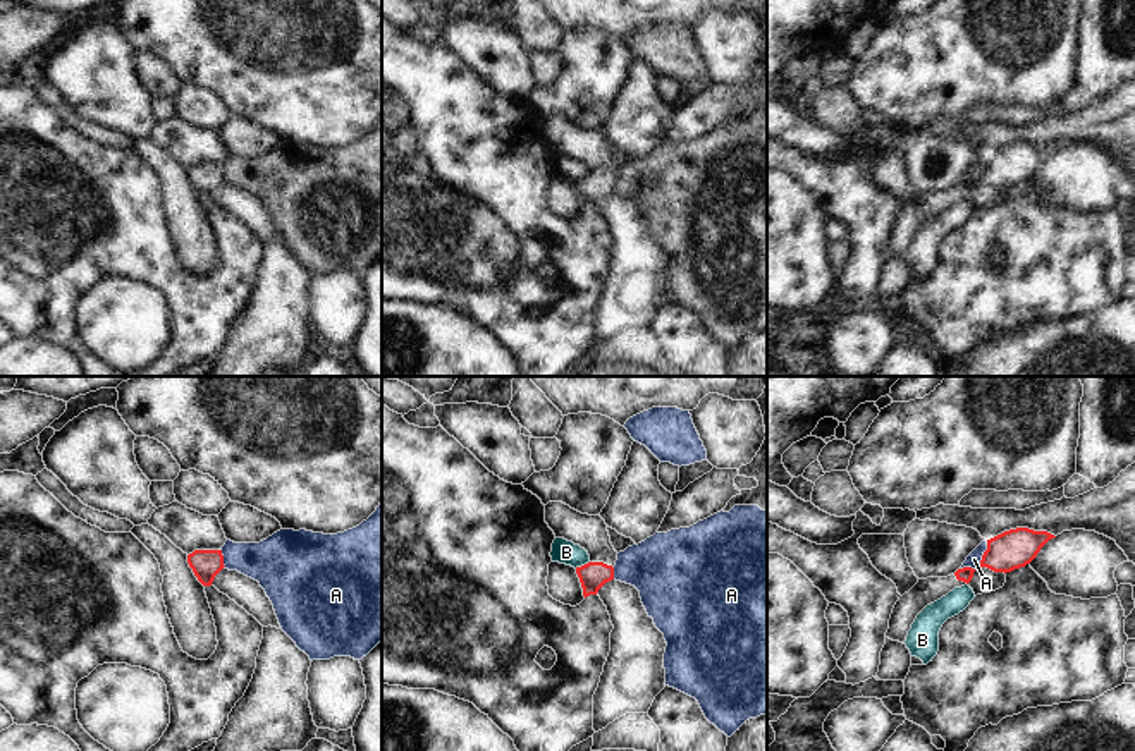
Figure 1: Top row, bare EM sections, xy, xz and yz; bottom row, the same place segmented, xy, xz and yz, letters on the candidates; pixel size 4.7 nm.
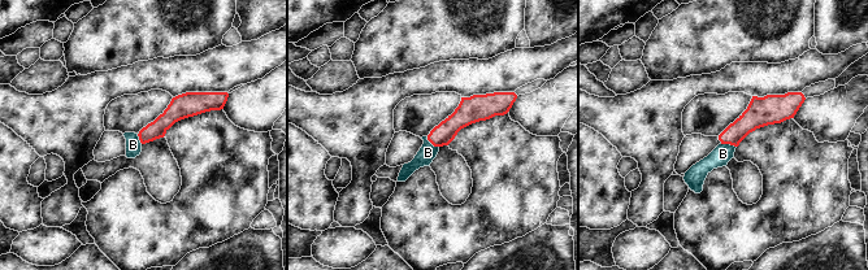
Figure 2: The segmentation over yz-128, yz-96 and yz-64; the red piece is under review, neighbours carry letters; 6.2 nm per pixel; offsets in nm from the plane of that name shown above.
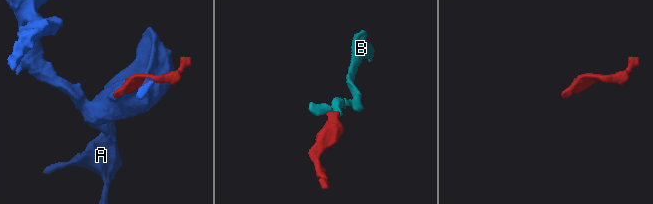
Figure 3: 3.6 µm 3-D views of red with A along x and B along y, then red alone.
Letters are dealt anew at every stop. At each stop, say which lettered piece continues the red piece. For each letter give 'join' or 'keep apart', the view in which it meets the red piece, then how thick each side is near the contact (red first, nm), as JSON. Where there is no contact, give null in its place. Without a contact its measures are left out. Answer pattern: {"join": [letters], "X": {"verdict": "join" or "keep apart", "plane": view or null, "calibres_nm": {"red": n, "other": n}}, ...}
{"join": [], "A": {"verdict": "keep apart", "plane": "yz", "calibres_nm": {"red": 180, "other": 70}}, "B": {"verdict": "keep apart", "plane": "xz", "calibres_nm": {"red": 130, "other": 110}}}

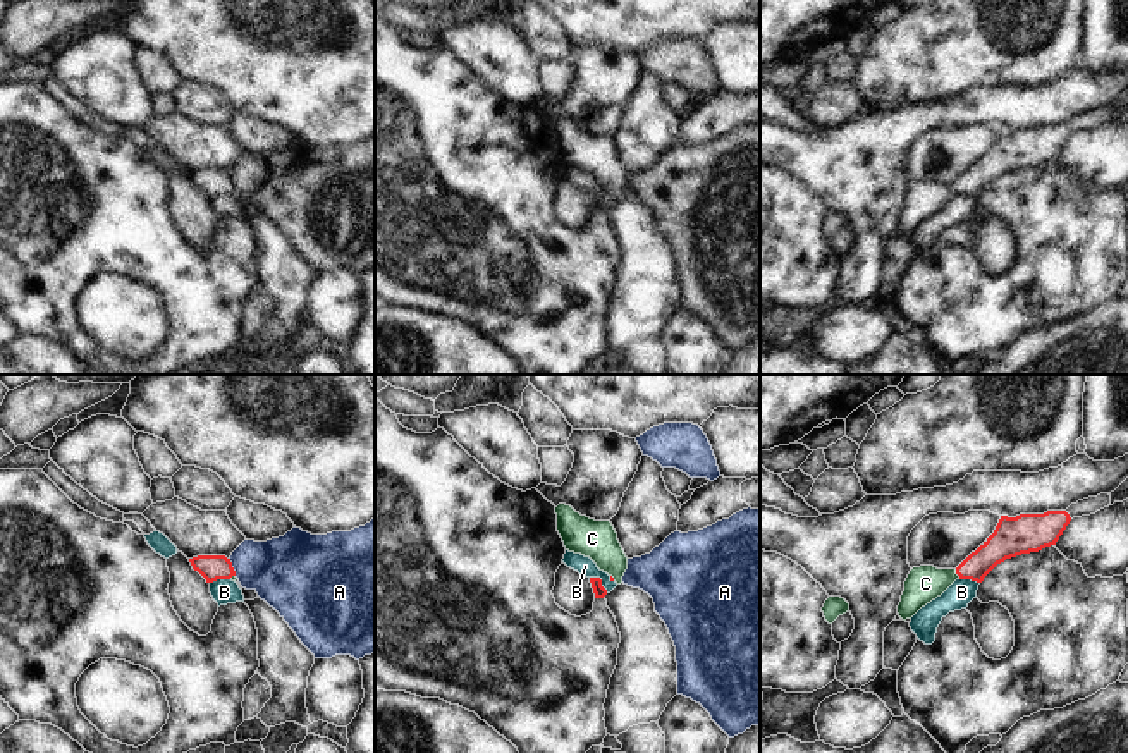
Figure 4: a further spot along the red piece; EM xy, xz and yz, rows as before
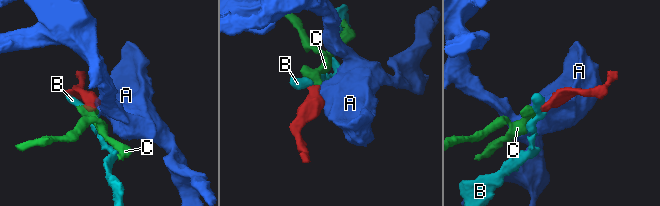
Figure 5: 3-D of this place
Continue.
{"join": ["C"], "A": {"verdict": "keep apart", "plane": "xy", "calibres_nm": {"red": 120, "other": 320}}, "B": {"verdict": "keep apart", "plane": "xz", "calibres_nm": {"red": 60, "other": 90}}, "C": {"verdict": "join", "plane": "yz", "calibres_nm": {"red": 140, "other": 170}}}

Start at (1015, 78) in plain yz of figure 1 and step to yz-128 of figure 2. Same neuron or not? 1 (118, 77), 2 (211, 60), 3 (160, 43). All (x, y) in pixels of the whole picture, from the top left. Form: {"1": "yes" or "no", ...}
{"1": "no", "2": "no", "3": "yes"}

